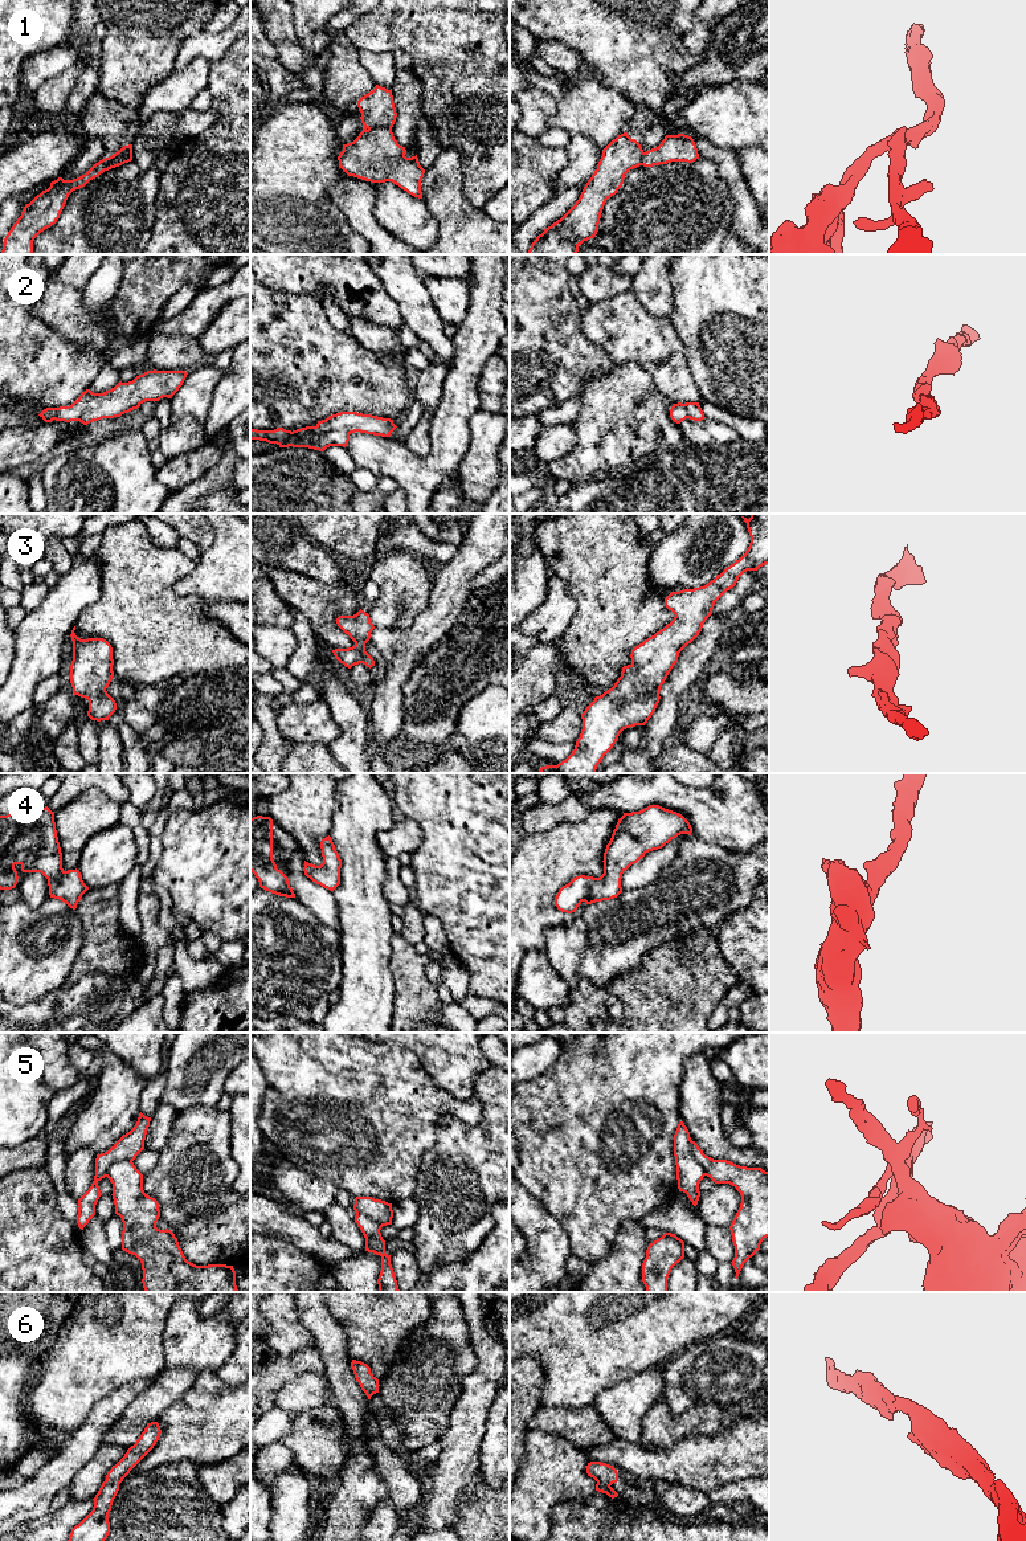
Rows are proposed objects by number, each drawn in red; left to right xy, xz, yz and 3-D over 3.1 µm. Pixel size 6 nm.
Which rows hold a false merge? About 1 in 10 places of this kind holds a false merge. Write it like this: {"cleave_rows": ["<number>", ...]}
{"cleave_rows": ["1", "5"]}

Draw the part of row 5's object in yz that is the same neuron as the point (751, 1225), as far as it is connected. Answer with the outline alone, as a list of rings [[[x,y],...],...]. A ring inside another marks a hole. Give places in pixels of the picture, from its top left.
[[[691,1140],[691,1153],[696,1162],[715,1184],[729,1184],[741,1195],[740,1207],[729,1226],[735,1246],[731,1262],[737,1279],[744,1263],[759,1250],[769,1237],[769,1172],[761,1168],[747,1168],[727,1160],[714,1160],[703,1153]]]

